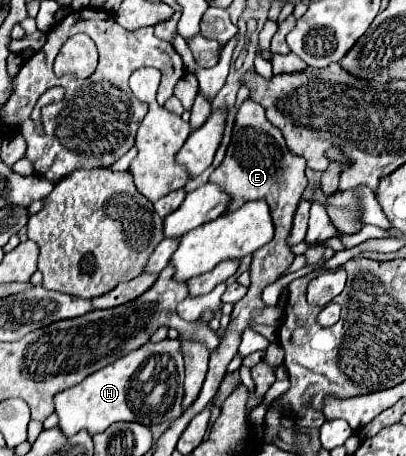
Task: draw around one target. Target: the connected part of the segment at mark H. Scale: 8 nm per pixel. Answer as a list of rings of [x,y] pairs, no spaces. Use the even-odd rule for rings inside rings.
[[[165,339],[161,343],[147,343],[141,349],[109,363],[107,367],[91,373],[79,385],[65,389],[55,395],[55,411],[59,415],[59,427],[65,435],[75,435],[87,429],[91,435],[105,431],[109,425],[119,421],[135,421],[141,425],[157,425],[163,421],[173,421],[183,413],[183,355],[181,343],[177,339]]]

